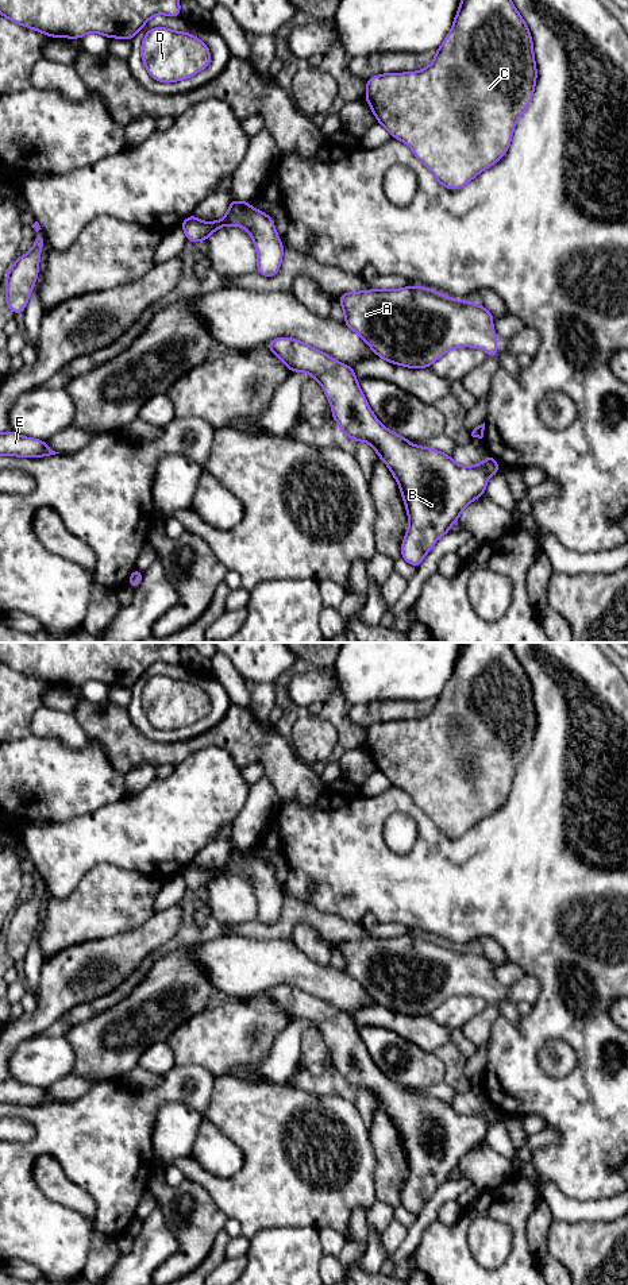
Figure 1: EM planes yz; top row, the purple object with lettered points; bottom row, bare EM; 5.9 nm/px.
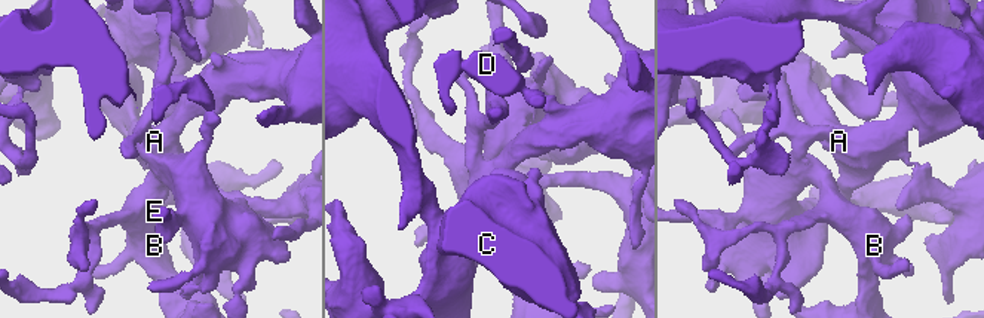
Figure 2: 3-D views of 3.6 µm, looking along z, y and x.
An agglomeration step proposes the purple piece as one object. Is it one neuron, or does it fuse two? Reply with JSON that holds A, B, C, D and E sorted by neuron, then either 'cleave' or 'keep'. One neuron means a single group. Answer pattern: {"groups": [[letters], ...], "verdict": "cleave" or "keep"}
{"groups": [["A", "B", "C", "D", "E"]], "verdict": "keep"}

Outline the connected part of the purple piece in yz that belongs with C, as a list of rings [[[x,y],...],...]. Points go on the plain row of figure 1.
[[[463,642],[454,672],[435,707],[420,719],[378,722],[366,729],[365,748],[392,786],[407,791],[446,837],[461,837],[500,809],[536,733],[531,680],[509,642]]]

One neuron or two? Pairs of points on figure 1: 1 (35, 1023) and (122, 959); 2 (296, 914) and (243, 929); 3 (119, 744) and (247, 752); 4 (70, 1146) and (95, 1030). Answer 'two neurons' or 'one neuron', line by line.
1: one neuron
2: one neuron
3: one neuron
4: two neurons

